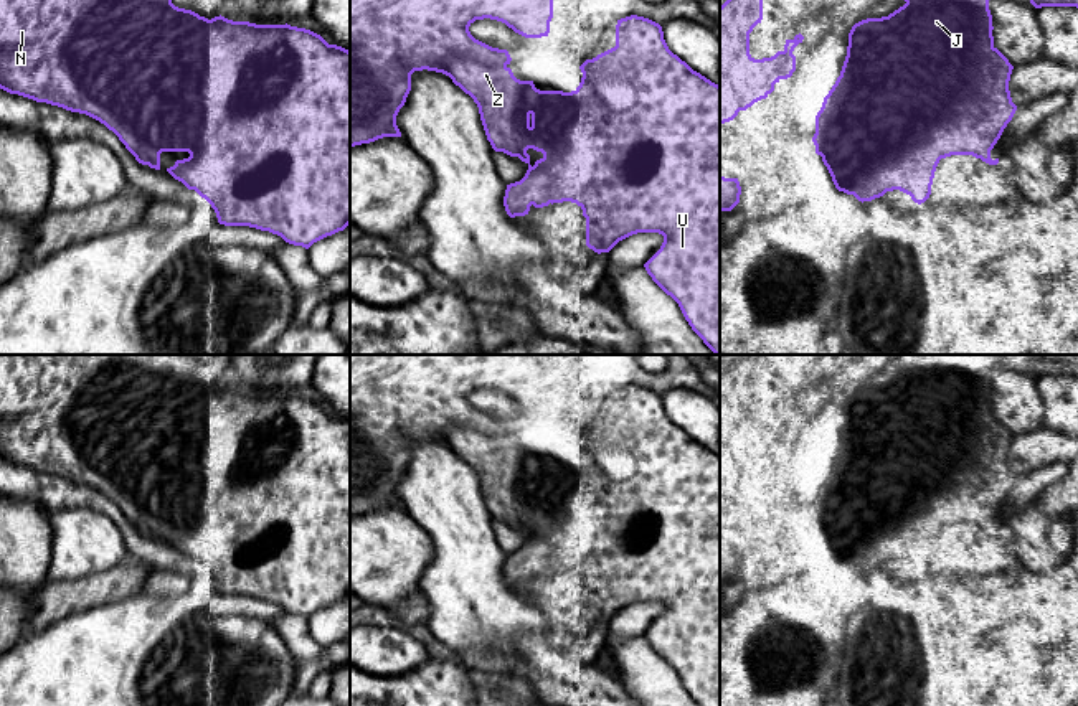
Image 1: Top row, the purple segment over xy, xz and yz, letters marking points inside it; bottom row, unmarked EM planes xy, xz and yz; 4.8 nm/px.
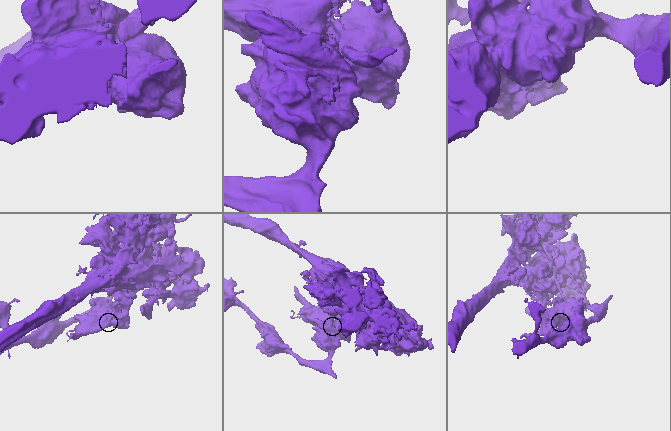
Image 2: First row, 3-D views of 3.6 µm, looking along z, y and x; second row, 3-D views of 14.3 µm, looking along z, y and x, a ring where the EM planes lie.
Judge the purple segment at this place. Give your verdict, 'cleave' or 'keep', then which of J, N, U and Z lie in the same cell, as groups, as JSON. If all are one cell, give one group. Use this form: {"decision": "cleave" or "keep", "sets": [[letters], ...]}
{"decision": "cleave", "sets": [["J", "N", "Z"], ["U"]]}

